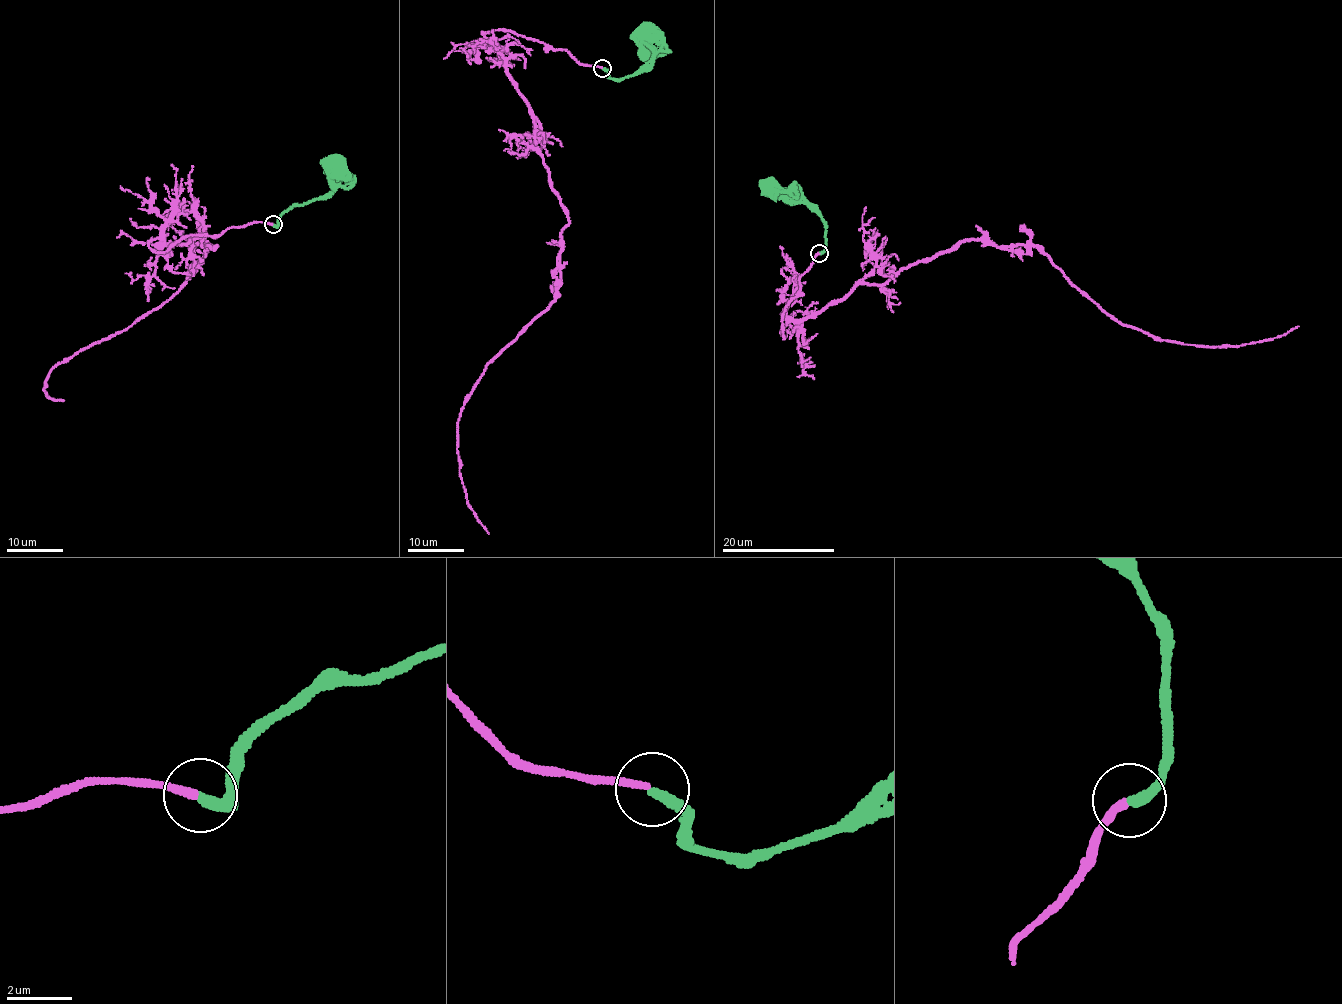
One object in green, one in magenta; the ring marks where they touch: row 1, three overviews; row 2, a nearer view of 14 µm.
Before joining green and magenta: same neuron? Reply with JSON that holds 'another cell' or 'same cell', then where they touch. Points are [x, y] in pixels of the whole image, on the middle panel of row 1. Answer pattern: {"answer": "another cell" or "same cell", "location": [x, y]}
{"answer": "another cell", "location": [602, 68]}

